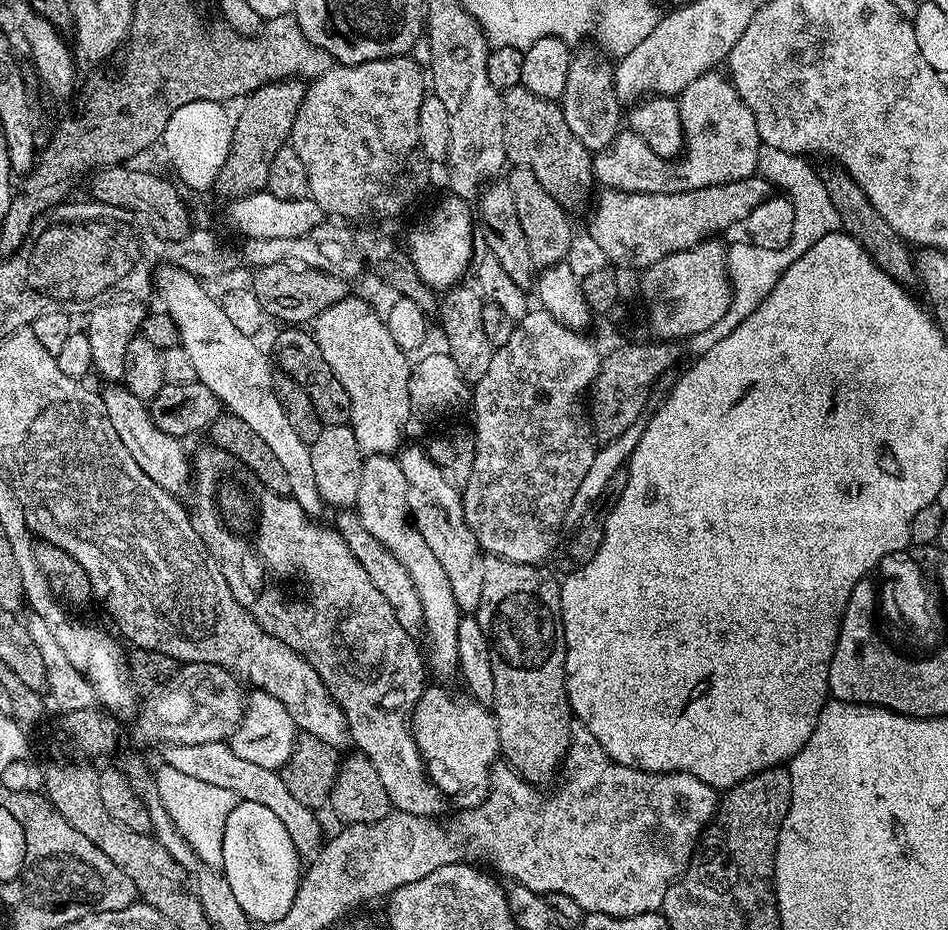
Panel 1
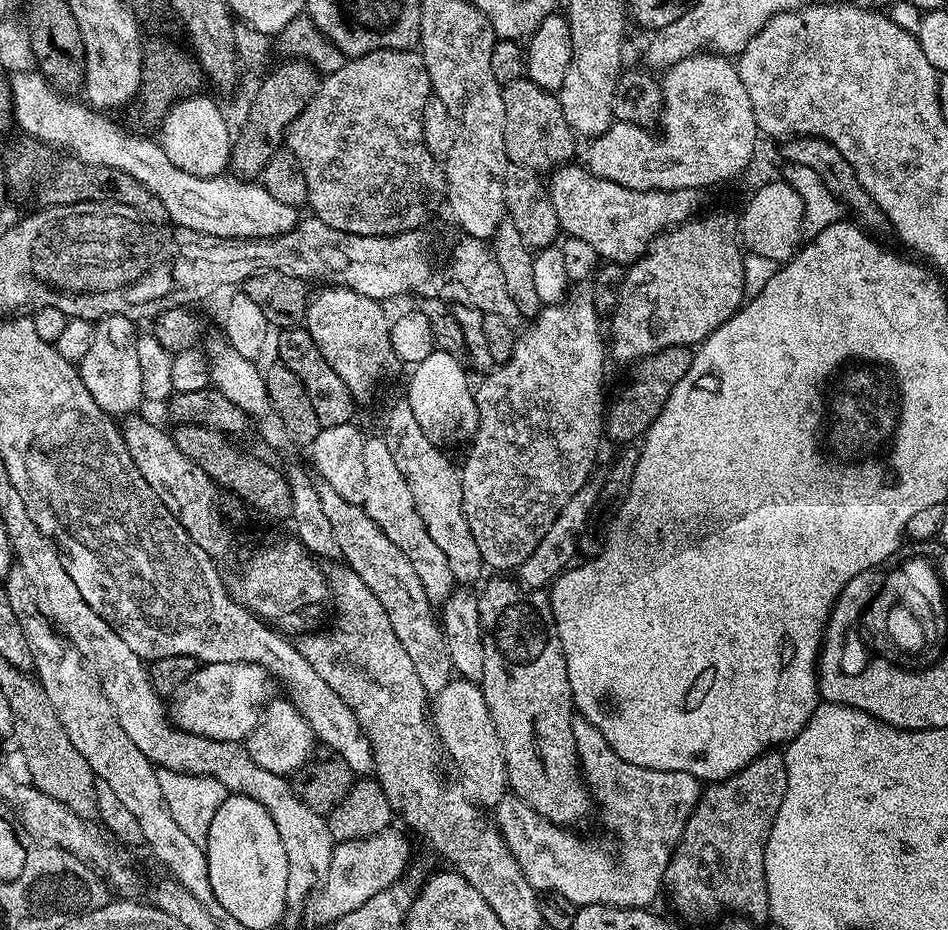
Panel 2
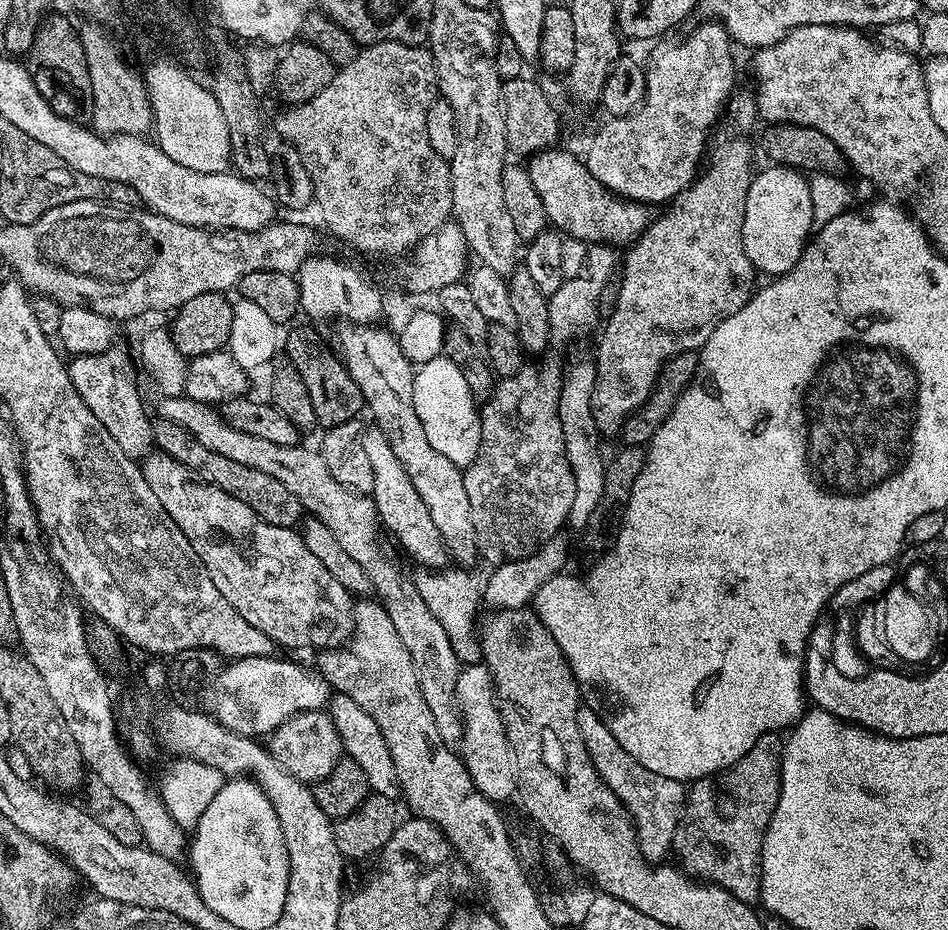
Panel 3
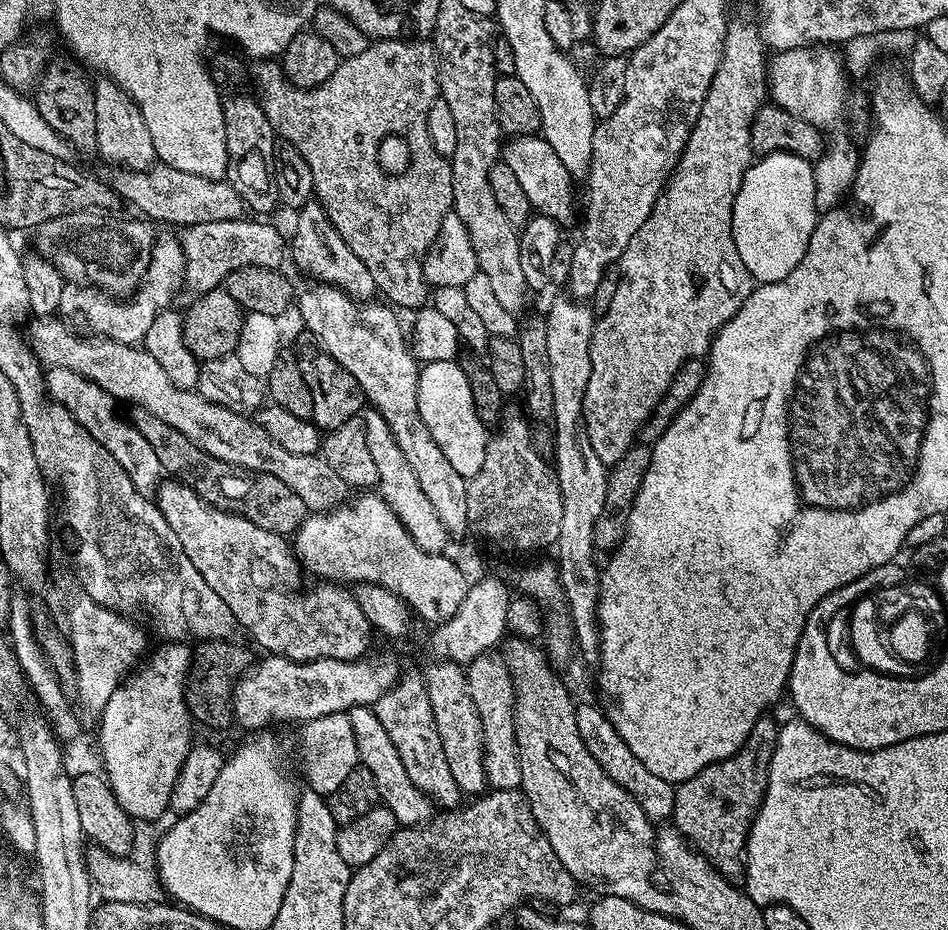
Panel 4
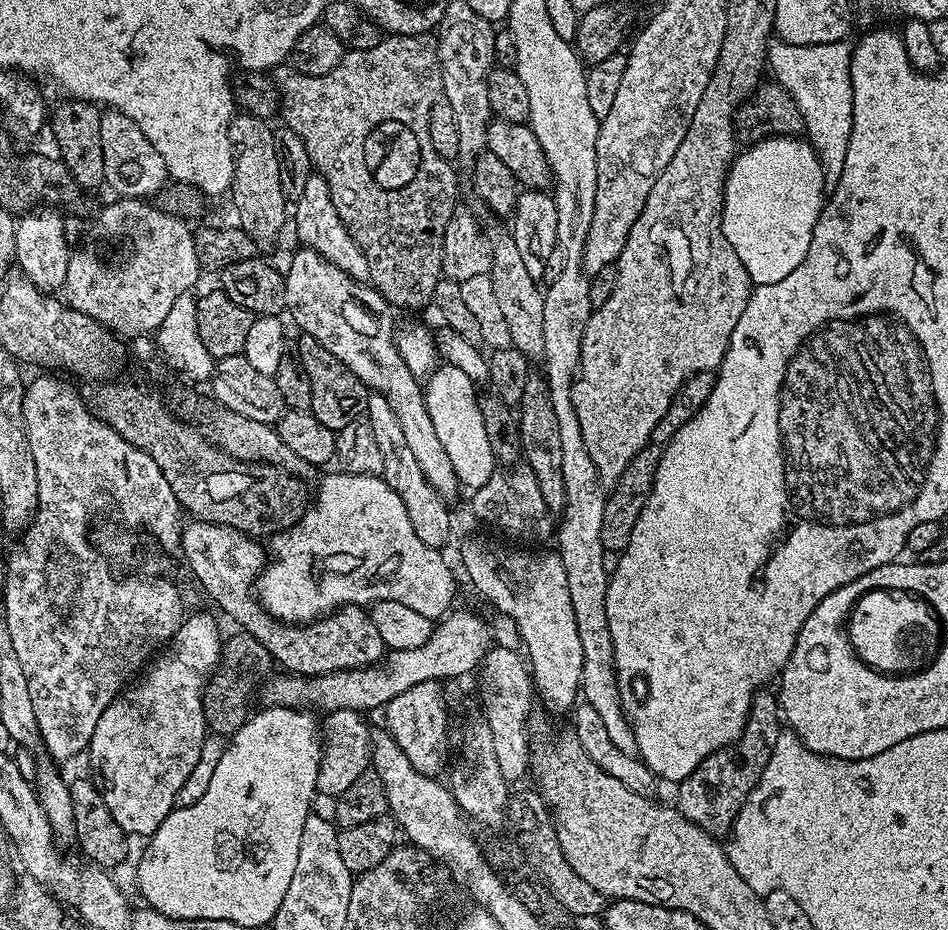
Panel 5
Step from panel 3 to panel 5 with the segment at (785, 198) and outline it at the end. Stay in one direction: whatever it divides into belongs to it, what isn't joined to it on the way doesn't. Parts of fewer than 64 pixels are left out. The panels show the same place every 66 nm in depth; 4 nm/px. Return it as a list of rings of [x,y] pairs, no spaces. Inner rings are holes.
[[[770,136],[763,140],[749,143],[747,147],[748,149],[745,152],[743,149],[733,159],[732,164],[728,168],[728,176],[724,179],[722,230],[726,234],[726,242],[730,242],[730,246],[734,246],[734,250],[738,254],[738,259],[742,262],[742,266],[746,266],[746,274],[752,279],[753,285],[782,282],[782,278],[786,278],[786,274],[790,274],[793,270],[798,270],[798,266],[802,266],[802,258],[806,258],[806,250],[810,250],[810,238],[814,238],[814,226],[818,222],[821,210],[824,209],[824,201],[826,199],[824,171],[820,165],[819,156],[816,155],[816,152],[812,149],[807,139],[804,138],[797,138],[795,136]]]

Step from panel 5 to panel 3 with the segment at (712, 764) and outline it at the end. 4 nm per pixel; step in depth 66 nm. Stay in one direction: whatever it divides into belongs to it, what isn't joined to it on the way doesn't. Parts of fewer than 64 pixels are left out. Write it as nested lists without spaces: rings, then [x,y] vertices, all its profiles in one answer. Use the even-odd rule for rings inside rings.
[[[767,732],[762,734],[762,738],[758,738],[758,742],[754,742],[754,746],[750,746],[750,750],[745,756],[738,758],[738,762],[734,762],[732,767],[727,768],[725,772],[718,772],[715,776],[704,776],[700,780],[691,781],[684,801],[684,813],[678,822],[678,830],[672,839],[671,851],[674,853],[674,856],[676,852],[677,858],[675,857],[675,859],[683,871],[701,882],[717,884],[722,890],[734,894],[734,898],[738,898],[743,904],[755,905],[760,899],[760,855],[762,854],[762,842],[764,841],[764,831],[770,826],[770,818],[778,806],[778,798],[780,797],[780,759],[783,753],[784,740],[781,733]]]

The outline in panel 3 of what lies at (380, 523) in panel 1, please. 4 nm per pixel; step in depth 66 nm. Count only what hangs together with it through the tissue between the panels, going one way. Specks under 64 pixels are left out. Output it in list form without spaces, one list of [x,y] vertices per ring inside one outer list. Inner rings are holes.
[[[375,426],[365,427],[362,446],[374,469],[374,490],[371,498],[376,503],[376,514],[385,533],[388,532],[420,563],[424,570],[443,570],[449,567],[450,557],[442,542],[442,534],[438,534],[438,526],[434,526],[434,518],[430,518],[430,510],[426,510],[426,502],[414,490],[414,482],[410,482],[410,474],[402,466],[402,462],[390,450],[390,442],[386,442],[386,434]]]

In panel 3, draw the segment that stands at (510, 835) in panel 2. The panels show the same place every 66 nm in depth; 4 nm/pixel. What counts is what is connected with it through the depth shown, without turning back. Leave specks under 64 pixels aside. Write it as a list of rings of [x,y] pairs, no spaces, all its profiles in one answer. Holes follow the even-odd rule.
[[[581,706],[576,717],[582,742],[592,755],[592,761],[602,782],[606,782],[606,786],[614,790],[614,794],[632,817],[636,838],[640,841],[641,854],[649,862],[661,861],[667,857],[664,855],[669,855],[672,839],[678,830],[678,822],[684,813],[685,785],[674,778],[662,778],[662,774],[654,774],[654,770],[646,770],[642,762],[630,758],[630,754],[622,750],[622,742],[618,742],[618,738],[610,734],[610,726],[606,726],[606,722],[602,722],[602,718],[594,714],[594,710]]]

